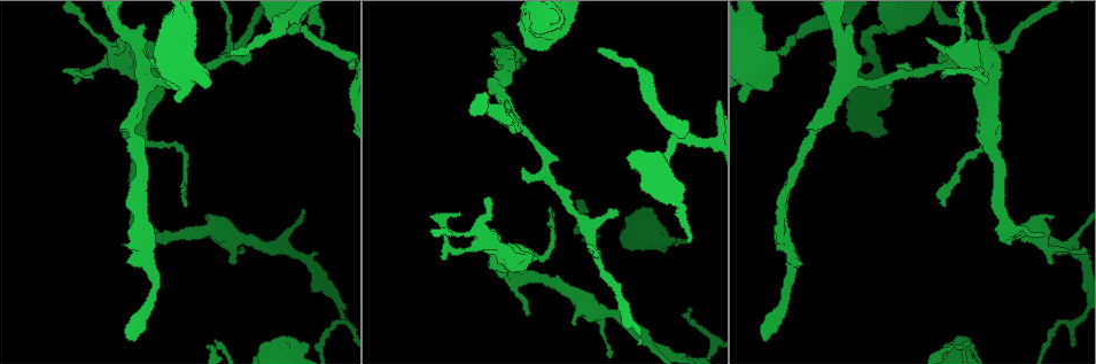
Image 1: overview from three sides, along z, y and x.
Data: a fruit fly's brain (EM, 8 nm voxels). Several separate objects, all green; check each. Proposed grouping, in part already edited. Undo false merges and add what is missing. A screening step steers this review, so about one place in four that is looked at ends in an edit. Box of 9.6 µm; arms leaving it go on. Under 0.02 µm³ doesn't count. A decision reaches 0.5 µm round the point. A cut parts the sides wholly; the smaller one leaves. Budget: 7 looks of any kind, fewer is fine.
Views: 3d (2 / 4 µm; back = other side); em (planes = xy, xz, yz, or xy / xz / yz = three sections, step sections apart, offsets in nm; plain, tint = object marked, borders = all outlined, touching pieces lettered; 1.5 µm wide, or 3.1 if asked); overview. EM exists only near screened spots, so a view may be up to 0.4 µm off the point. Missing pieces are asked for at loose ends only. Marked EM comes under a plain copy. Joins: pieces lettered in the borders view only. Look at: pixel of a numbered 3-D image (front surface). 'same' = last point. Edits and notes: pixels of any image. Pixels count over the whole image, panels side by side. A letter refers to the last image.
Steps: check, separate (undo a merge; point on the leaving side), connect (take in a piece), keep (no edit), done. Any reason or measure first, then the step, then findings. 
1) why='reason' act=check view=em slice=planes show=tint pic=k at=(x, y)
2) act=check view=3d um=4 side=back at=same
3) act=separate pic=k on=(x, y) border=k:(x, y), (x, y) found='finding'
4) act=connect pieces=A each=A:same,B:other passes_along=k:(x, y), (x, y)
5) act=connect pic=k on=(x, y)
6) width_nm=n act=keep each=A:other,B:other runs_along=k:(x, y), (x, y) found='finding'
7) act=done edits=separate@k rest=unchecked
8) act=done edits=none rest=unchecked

why='sharp bend' act=check view=3d um=2 side=back pic=1 at=(977, 67)

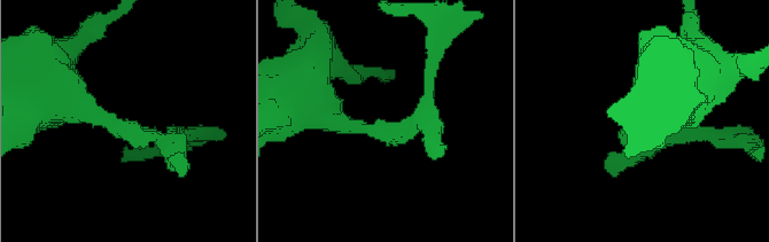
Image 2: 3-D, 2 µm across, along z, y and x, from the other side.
act=check view=em slice=planes show=borders pic=2 at=(102, 122)

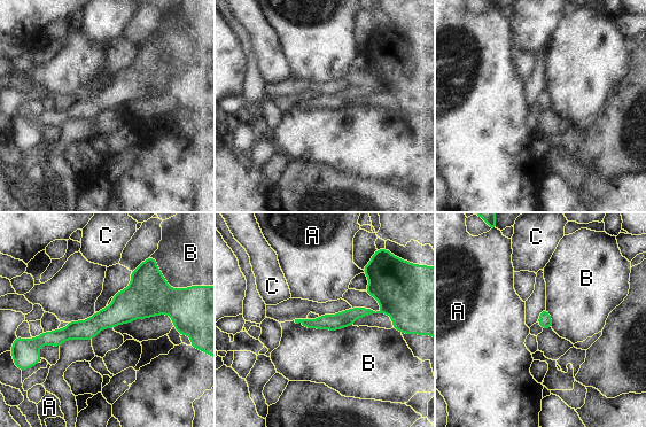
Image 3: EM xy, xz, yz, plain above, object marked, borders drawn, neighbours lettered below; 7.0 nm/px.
act=keep each=A:other,B:other,C:other border=3:(294, 320), (322, 330), (352, 324) found='continuous, no second neuron'

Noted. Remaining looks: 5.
why='free end' act=check view=3d um=2 pic=1 at=(322, 37)

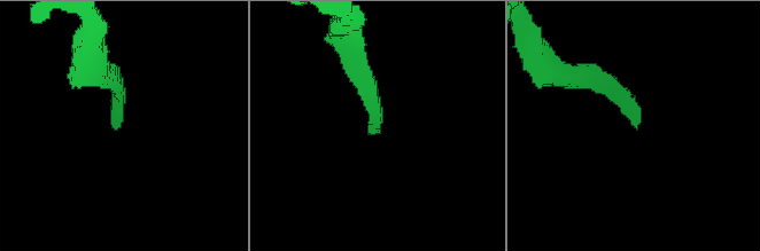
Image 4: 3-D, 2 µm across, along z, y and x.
act=check view=em slice=yz step=8 show=tint pic=4 at=(373, 130)

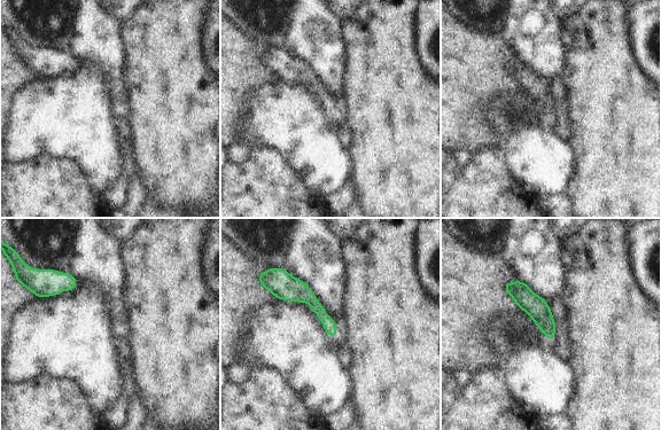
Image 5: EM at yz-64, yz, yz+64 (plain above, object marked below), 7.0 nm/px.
why='another direction' act=check view=em slice=planes show=borders at=same

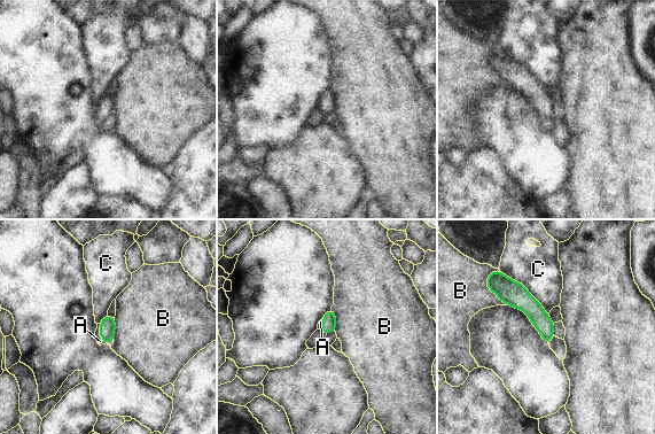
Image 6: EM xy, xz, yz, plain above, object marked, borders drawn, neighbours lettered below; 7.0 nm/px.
width_nm=100 act=connect pieces=A each=A:same,B:other,C:other passes_along=6:(107, 325), (100, 334), (100, 341) found='it goes on there'

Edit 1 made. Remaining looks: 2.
why='an open end' act=check view=em slice=planes show=borders pic=1 at=(599, 51)

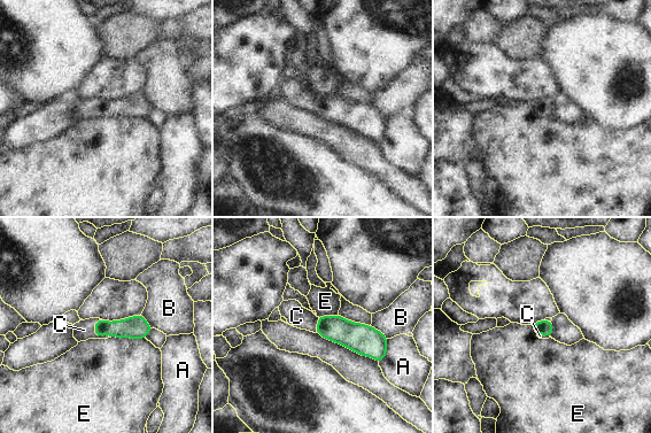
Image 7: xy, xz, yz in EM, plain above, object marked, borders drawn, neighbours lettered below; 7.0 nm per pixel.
act=connect pieces=C each=A:other,B:other,C:same,E:other passes_along=7:(130, 327), (95, 334), (84, 330) found='it goes on there'

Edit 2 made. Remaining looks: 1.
act=done edits=connect@6,connect@7 rest=unchecked

